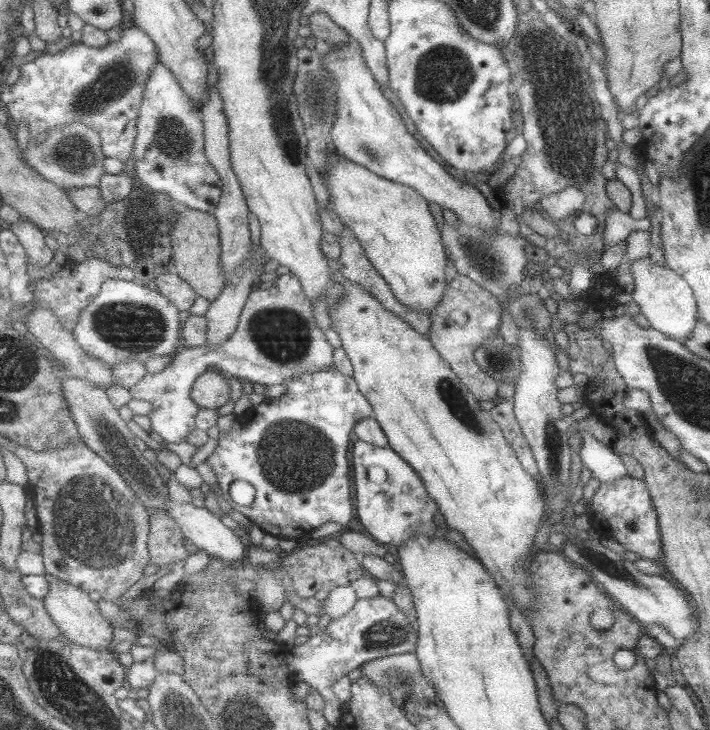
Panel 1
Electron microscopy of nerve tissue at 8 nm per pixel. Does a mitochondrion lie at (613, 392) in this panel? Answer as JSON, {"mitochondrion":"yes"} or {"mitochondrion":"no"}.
{"mitochondrion":"no"}

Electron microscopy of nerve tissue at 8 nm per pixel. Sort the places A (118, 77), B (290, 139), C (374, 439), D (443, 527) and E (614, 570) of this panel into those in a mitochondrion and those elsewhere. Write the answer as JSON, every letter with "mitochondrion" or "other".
{"A":"mitochondrion","B":"mitochondrion","C":"other","D":"other","E":"mitochondrion"}

